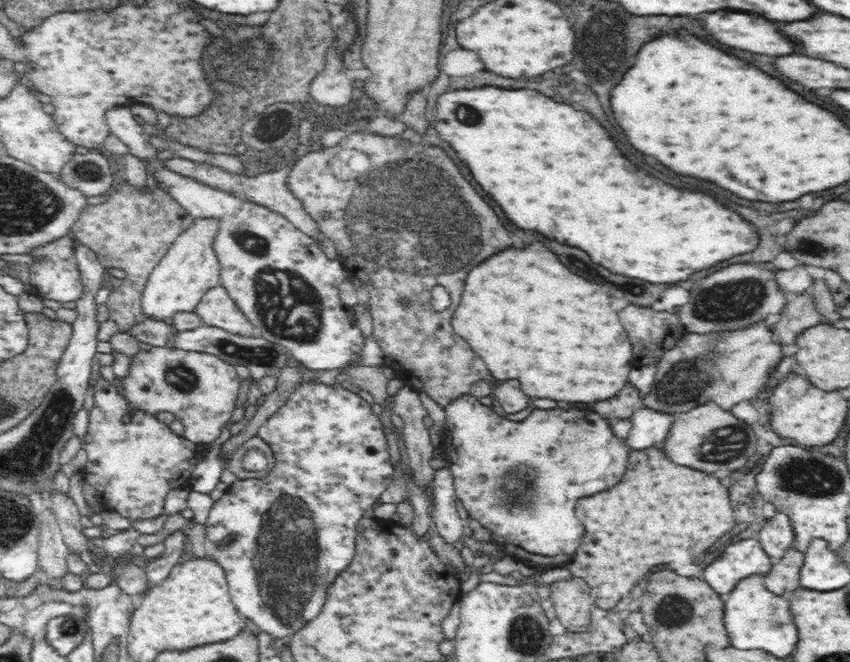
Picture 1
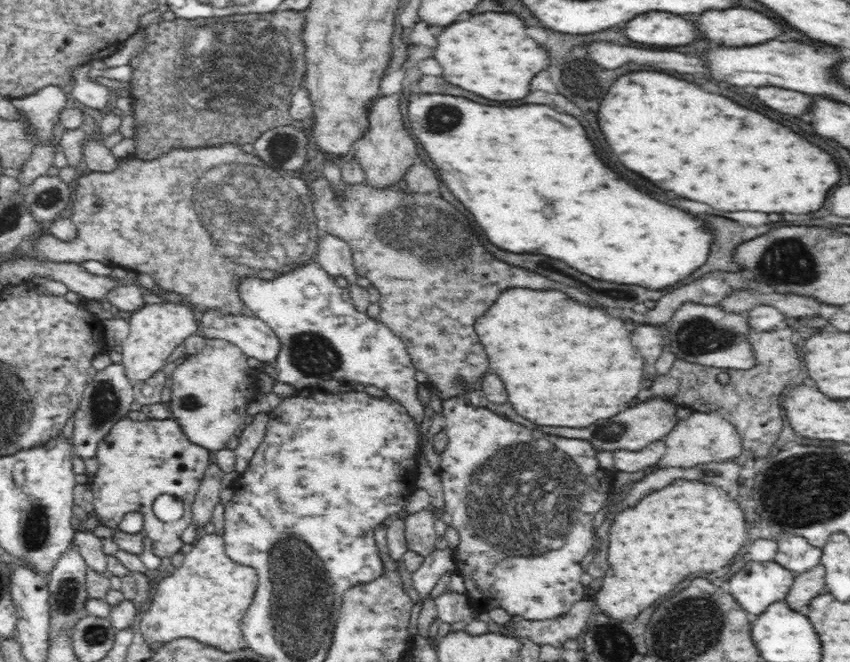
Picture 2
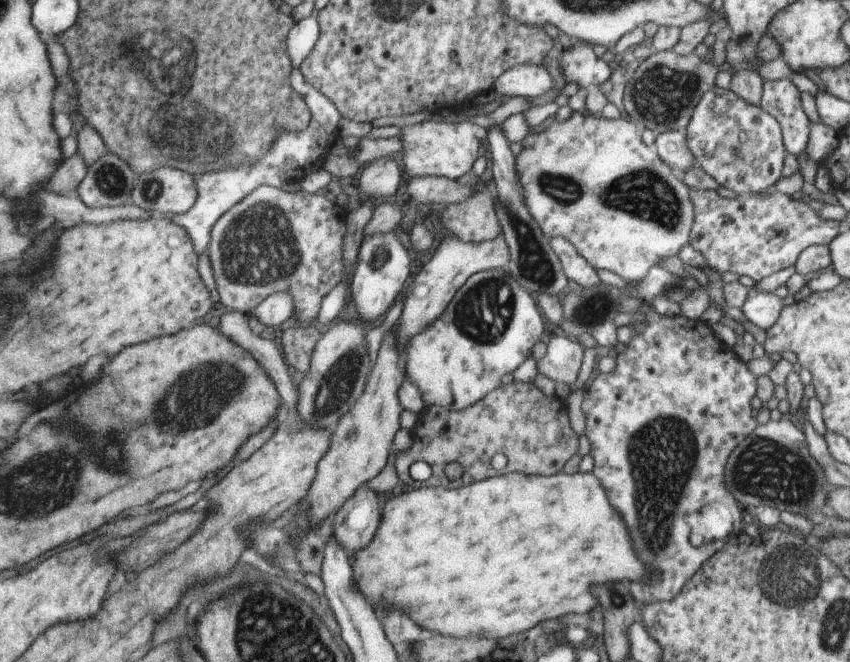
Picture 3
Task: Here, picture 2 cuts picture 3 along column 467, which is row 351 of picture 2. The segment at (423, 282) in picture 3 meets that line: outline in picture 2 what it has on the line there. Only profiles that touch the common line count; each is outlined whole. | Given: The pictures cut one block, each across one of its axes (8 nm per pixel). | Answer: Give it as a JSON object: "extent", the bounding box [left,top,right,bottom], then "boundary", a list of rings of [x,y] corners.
{"extent":[200,310,279,363],"boundary":[[[206,310],[200,314],[200,332],[206,339],[222,339],[236,345],[247,357],[271,363],[279,354],[279,337],[259,318]]]}

